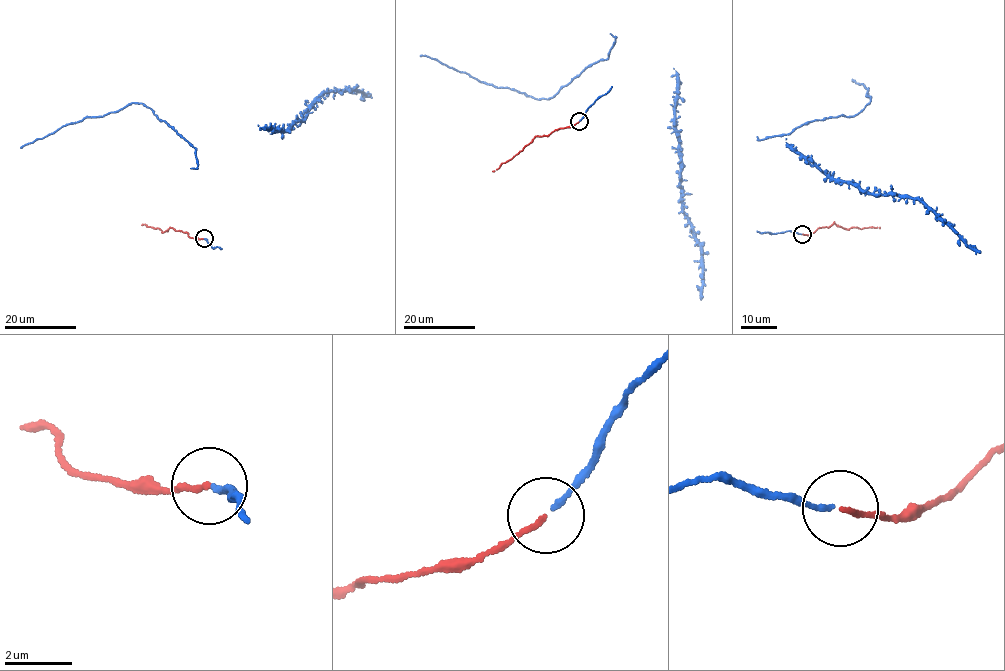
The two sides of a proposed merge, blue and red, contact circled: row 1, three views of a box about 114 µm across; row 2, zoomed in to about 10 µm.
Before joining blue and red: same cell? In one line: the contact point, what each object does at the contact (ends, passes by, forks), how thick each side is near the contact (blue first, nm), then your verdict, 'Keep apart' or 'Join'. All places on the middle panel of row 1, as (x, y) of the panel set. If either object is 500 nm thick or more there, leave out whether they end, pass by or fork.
Place: (579, 121). At the ring blue ends. At the ring red ends. Thickness 140 nm (blue) against 140 nm. Join

